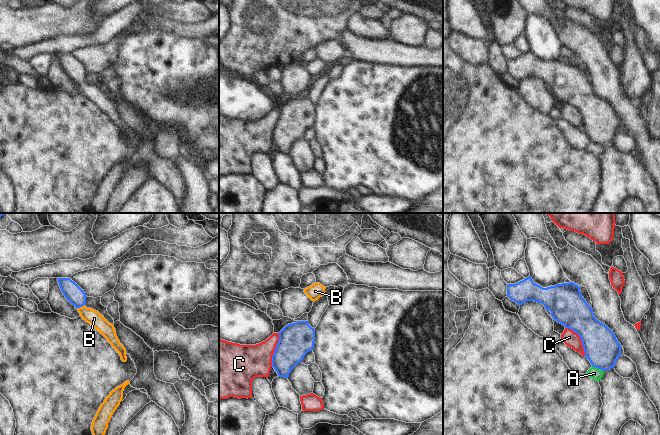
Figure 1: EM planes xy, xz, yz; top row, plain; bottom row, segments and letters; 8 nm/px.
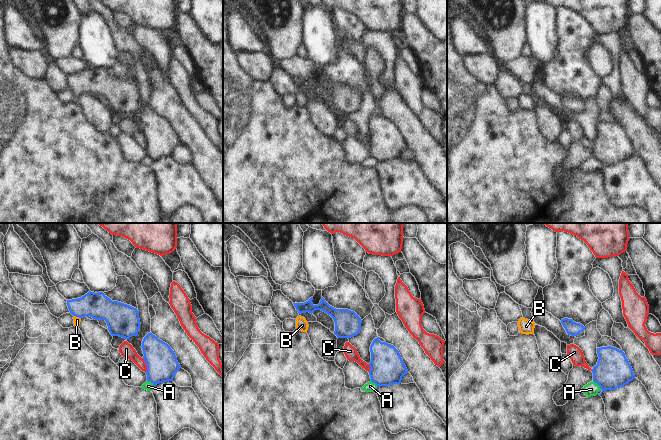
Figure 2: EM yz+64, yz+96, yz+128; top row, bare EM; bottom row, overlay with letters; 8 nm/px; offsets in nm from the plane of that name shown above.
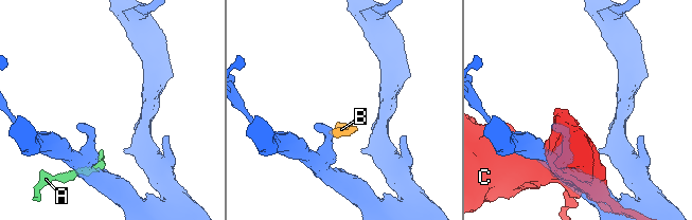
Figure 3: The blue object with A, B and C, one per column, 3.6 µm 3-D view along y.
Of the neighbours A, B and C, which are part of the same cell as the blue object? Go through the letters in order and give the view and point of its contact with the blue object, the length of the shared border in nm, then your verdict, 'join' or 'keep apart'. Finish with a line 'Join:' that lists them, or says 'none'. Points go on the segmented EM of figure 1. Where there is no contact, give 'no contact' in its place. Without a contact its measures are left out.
A: yz (598, 368) | 120 nm | keep apart
B: xy (80, 306) | 50 nm | join
C: yz (580, 338) | 280 nm | keep apart
Join: B

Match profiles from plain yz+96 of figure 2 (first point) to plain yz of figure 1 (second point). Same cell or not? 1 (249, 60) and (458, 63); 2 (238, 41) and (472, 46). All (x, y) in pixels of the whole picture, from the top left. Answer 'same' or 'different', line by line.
1: different
2: different

